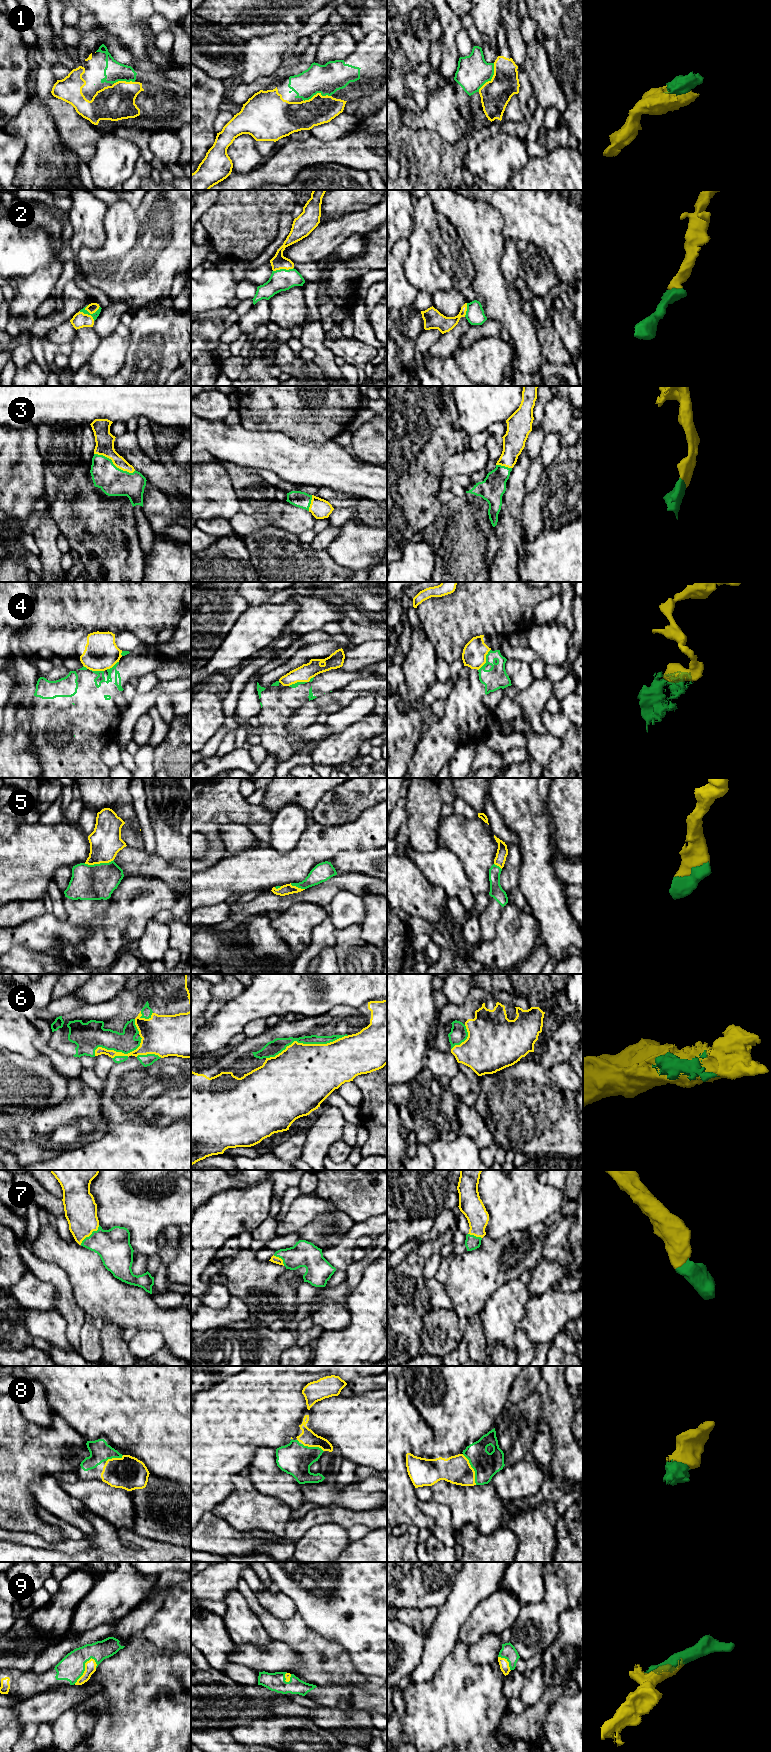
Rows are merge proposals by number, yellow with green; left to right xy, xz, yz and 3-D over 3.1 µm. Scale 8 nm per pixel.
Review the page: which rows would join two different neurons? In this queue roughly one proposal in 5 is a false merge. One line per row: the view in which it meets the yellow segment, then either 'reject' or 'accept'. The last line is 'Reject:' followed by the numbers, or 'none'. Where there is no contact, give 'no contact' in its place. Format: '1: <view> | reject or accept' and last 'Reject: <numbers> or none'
1: yz | accept
2: xy | accept
3: xy | accept
4: yz | reject
5: xy | accept
6: xz | accept
7: xy | accept
8: yz | accept
9: xy | accept
Reject: 4

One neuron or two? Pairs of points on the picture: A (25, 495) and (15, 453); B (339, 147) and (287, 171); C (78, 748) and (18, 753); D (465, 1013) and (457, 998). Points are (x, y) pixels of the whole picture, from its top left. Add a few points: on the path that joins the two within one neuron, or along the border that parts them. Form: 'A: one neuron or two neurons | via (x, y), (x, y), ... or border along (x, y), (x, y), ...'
A: one neuron | via (23, 485), (23, 463)
B: one neuron | via (326, 152), (309, 152), (300, 158)
C: two neurons | border along (30, 728), (31, 745), (37, 752), (42, 767)
D: two neurons | border along (472, 987), (465, 1000), (458, 1005)

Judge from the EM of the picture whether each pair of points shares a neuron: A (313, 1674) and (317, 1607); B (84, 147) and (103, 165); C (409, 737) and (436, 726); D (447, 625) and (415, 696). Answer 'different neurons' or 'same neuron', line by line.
A: different neurons
B: different neurons
C: different neurons
D: different neurons

